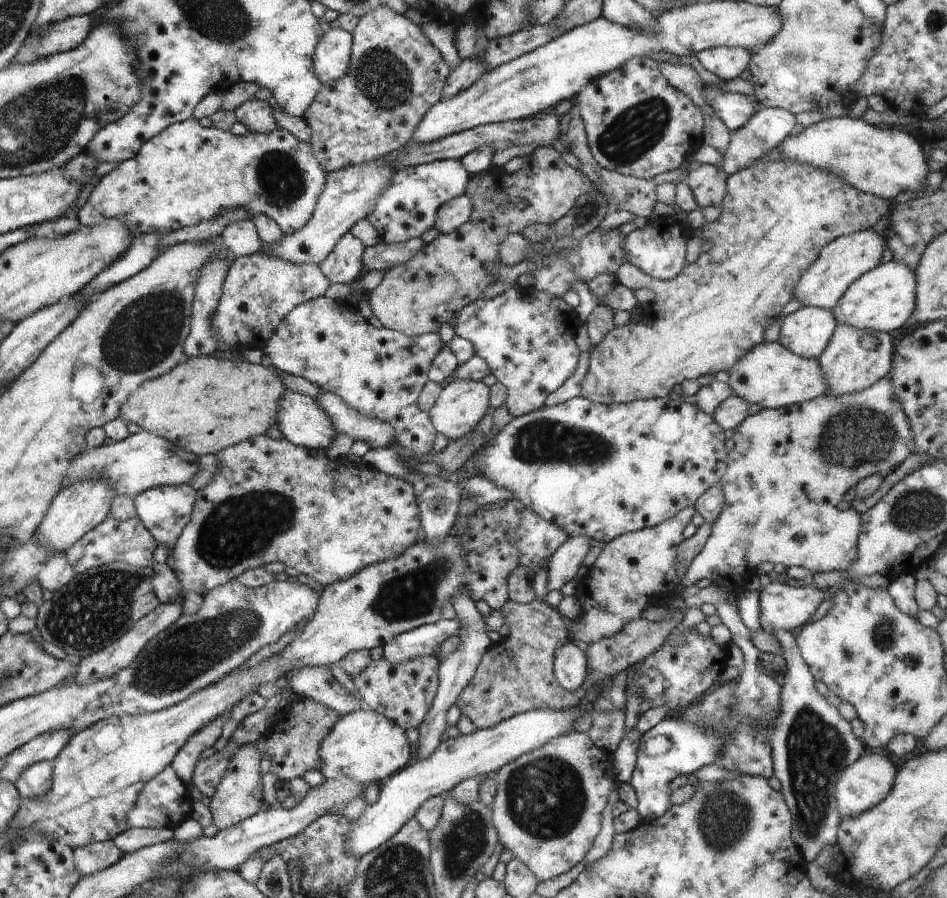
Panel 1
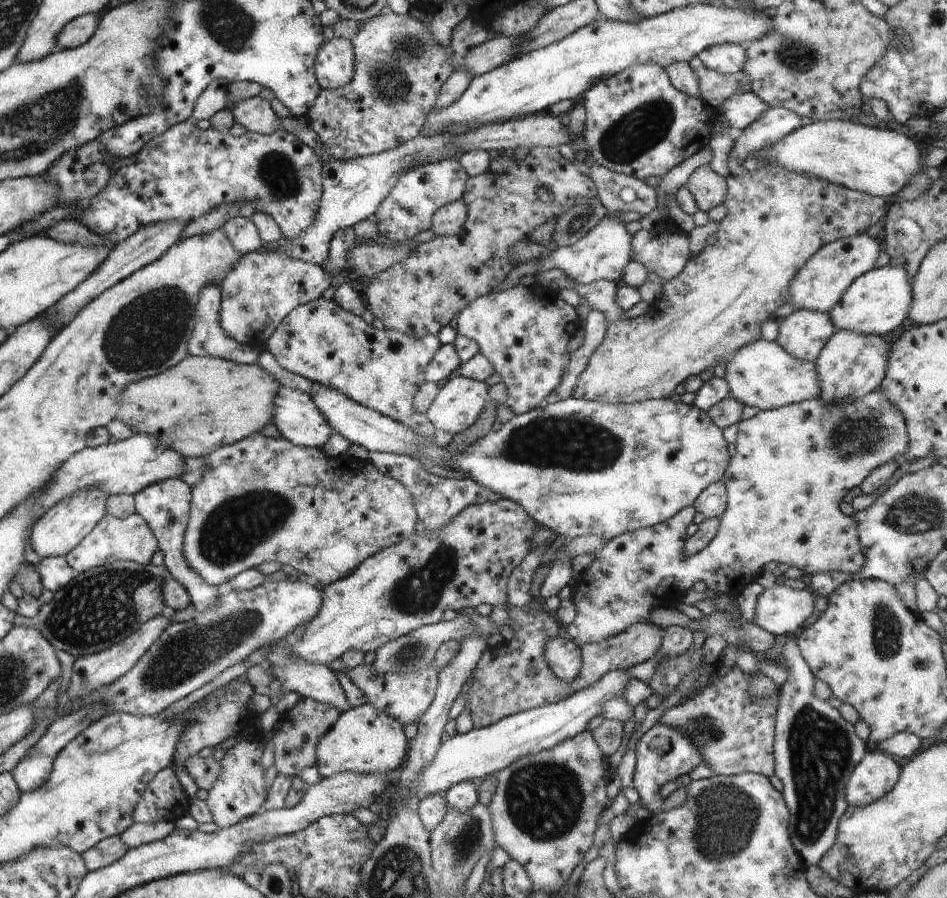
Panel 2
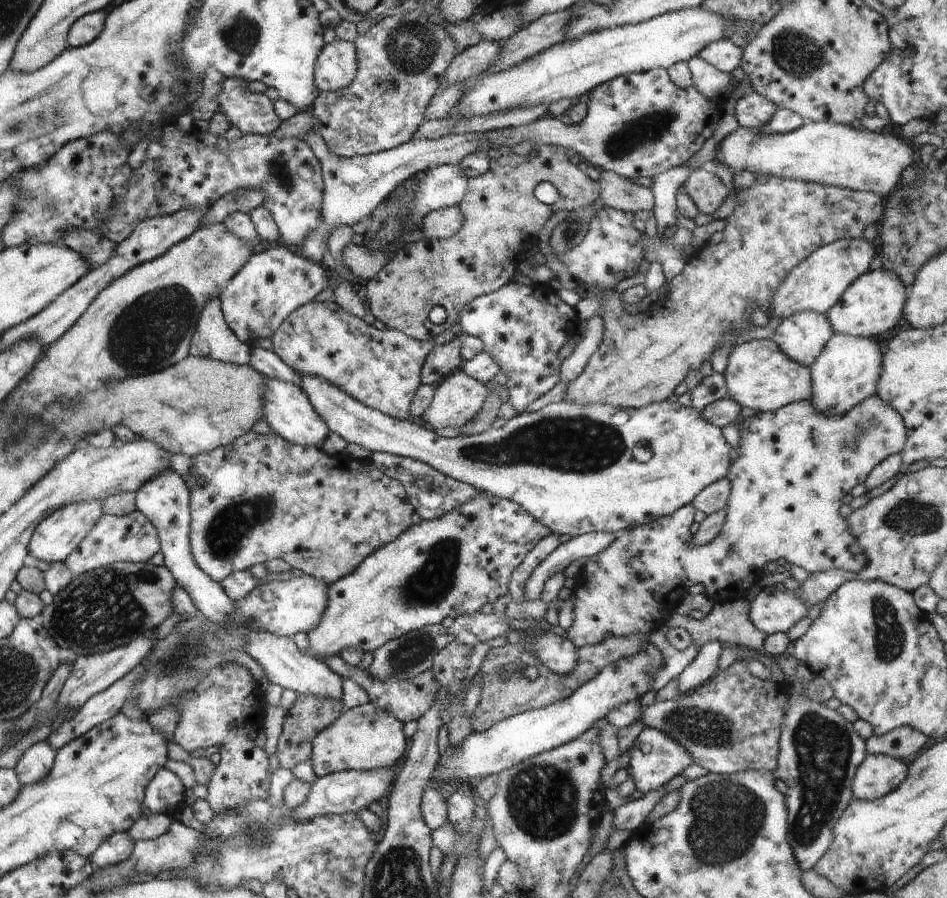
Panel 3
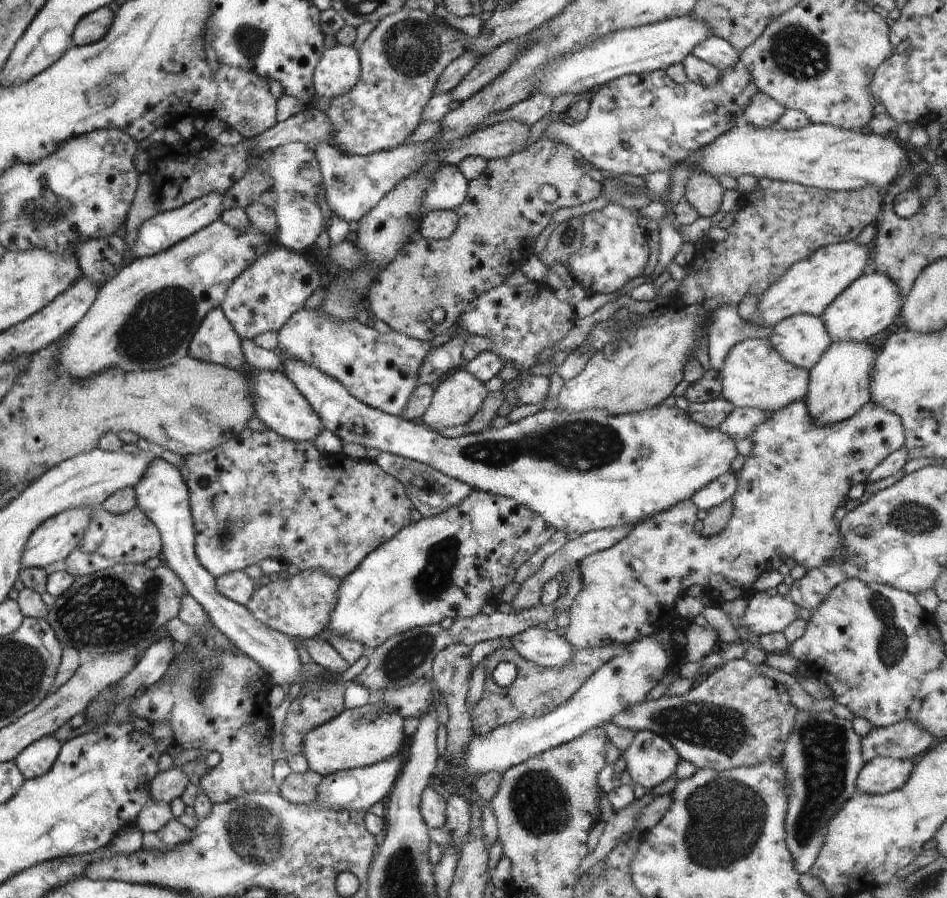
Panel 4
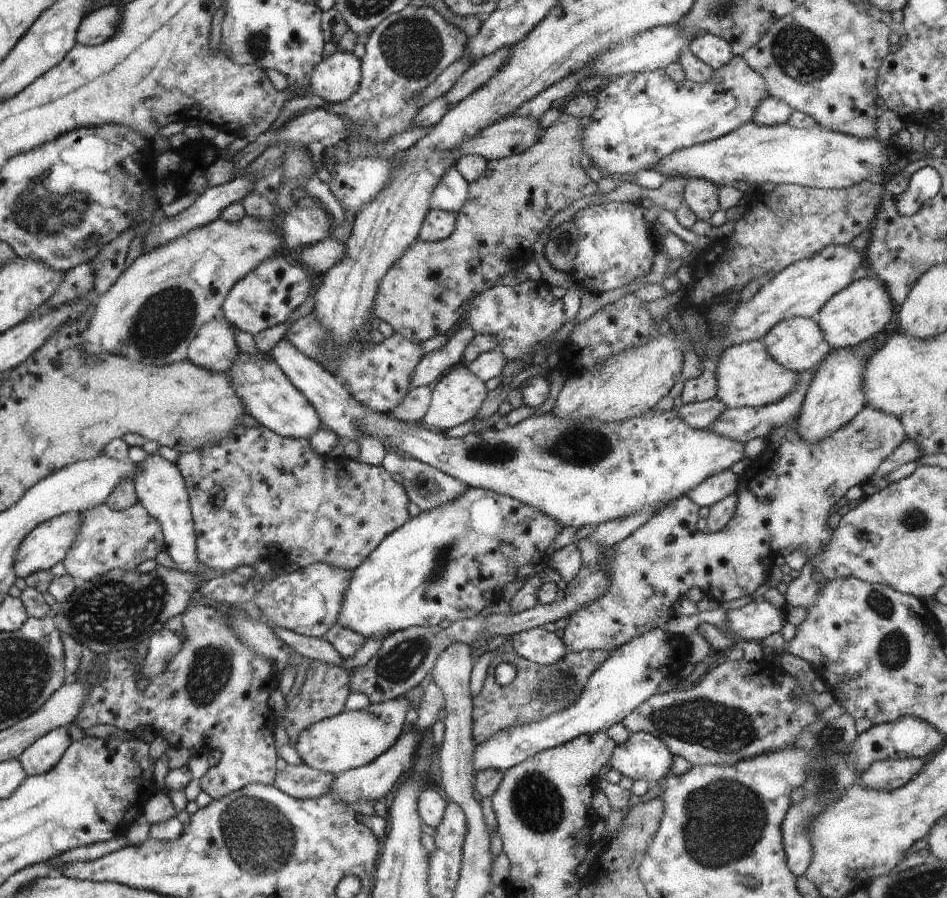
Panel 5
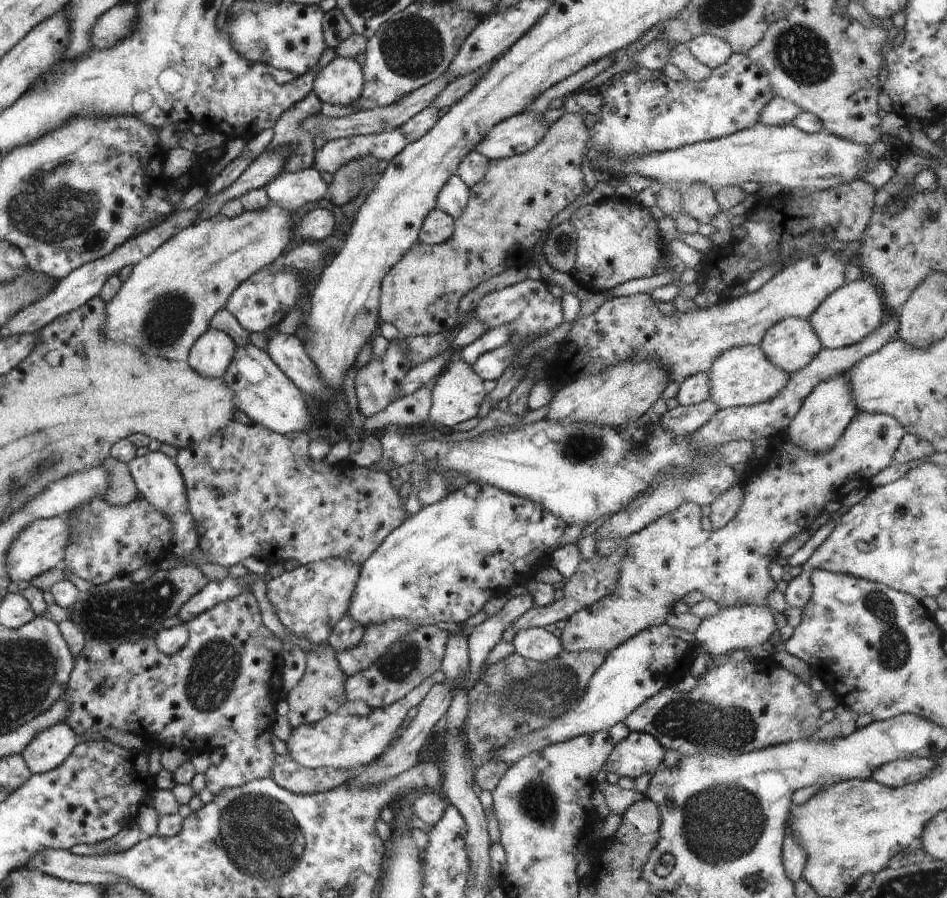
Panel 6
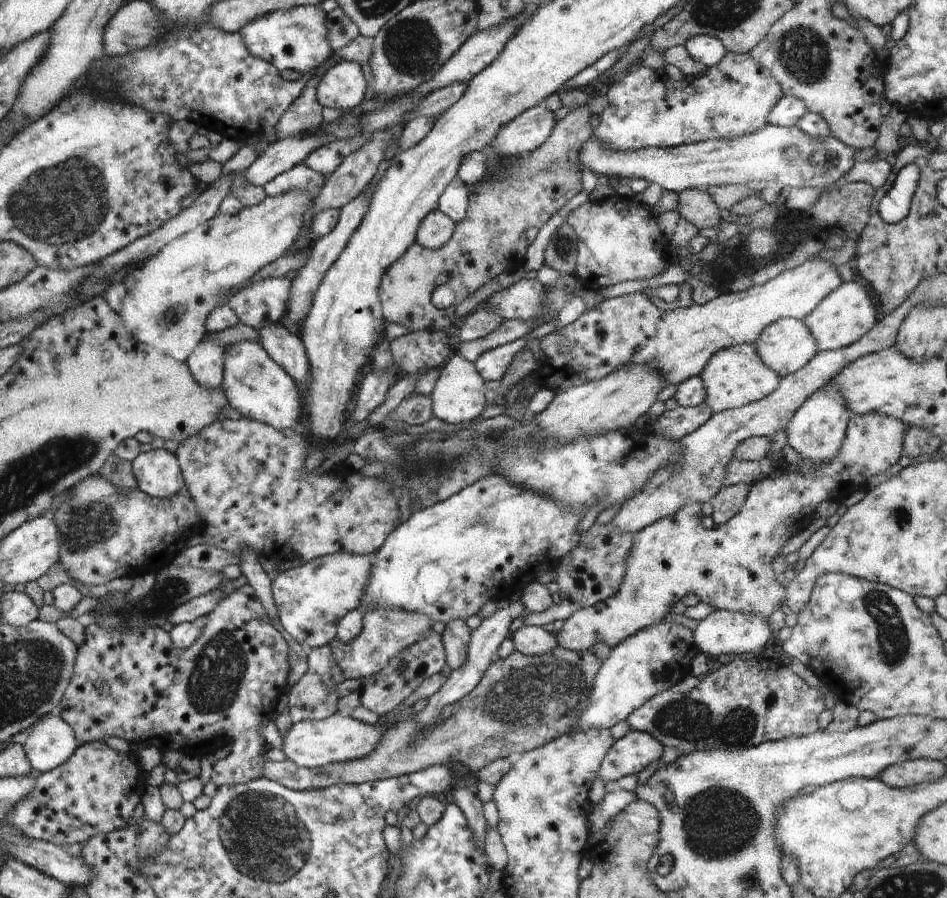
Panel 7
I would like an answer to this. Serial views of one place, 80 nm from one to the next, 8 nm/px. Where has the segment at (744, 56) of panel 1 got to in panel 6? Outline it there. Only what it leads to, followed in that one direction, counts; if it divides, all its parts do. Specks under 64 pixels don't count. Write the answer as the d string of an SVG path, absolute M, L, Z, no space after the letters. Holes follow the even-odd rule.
M698 35L686 45L692 56L709 69L724 64L733 53L727 42L714 35Z

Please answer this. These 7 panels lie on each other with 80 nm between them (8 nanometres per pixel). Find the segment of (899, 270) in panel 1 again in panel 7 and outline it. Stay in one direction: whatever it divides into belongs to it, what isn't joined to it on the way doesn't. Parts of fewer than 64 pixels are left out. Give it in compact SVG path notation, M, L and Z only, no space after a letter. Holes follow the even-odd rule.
M850 280L842 281L838 288L827 294L803 321L816 341L817 350L824 352L854 344L876 324L879 316L880 314L874 310L868 292L858 282Z

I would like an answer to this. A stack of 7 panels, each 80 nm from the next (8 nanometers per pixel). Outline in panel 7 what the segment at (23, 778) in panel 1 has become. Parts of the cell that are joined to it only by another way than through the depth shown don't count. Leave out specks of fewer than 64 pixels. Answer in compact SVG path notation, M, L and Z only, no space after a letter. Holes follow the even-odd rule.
M57 712L47 715L30 728L21 743L38 774L60 767L80 745L74 729Z

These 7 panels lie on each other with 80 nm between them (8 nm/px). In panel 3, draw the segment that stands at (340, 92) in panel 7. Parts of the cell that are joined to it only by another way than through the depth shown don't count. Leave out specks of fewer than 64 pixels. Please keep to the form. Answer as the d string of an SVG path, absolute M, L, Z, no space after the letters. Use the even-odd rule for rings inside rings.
M336 39L323 47L318 58L315 67L316 86L320 92L340 91L355 79L357 68L355 44Z

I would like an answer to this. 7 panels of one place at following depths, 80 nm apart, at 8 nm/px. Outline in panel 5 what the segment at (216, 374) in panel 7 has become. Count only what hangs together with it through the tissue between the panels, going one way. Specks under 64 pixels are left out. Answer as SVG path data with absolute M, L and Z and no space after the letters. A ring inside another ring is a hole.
M223 311L204 325L188 348L188 360L209 371L228 373L240 350L231 324Z

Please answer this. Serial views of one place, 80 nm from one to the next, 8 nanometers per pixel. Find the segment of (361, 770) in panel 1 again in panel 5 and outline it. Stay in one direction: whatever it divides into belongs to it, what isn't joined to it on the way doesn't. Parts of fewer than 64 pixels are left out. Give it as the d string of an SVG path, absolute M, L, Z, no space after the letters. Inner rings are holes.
M400 697L380 704L370 703L364 710L342 711L336 716L321 720L308 727L296 739L294 748L301 756L301 762L312 768L334 775L354 770L374 762L386 752L407 730L406 712L410 710L406 697Z

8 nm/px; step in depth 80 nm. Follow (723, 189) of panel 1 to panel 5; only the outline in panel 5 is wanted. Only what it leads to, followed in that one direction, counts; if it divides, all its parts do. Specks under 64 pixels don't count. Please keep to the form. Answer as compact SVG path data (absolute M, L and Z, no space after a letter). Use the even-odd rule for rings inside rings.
M690 179L683 190L683 202L694 213L698 221L708 222L719 210L718 189L704 179Z

